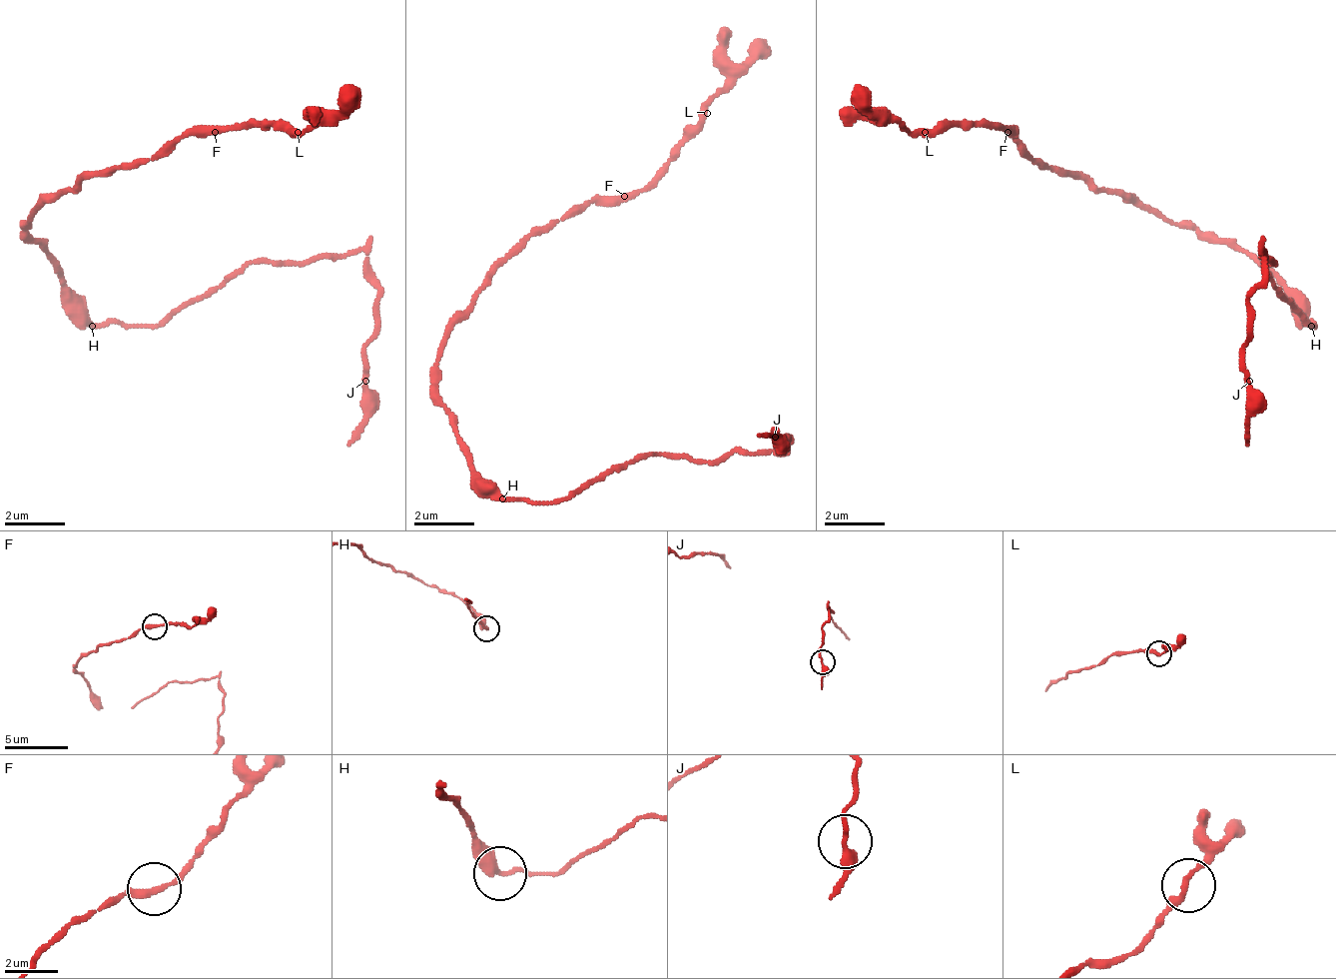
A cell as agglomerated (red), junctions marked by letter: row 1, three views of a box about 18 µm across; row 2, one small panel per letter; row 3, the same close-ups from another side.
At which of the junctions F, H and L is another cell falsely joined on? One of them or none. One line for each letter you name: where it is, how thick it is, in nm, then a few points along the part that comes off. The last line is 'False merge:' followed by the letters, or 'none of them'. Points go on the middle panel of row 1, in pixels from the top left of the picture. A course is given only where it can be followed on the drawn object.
H: (502, 498) | 320 nm | (503, 497), (571, 497), (662, 452), (768, 452), (783, 437), (760, 437)
False merge: H

